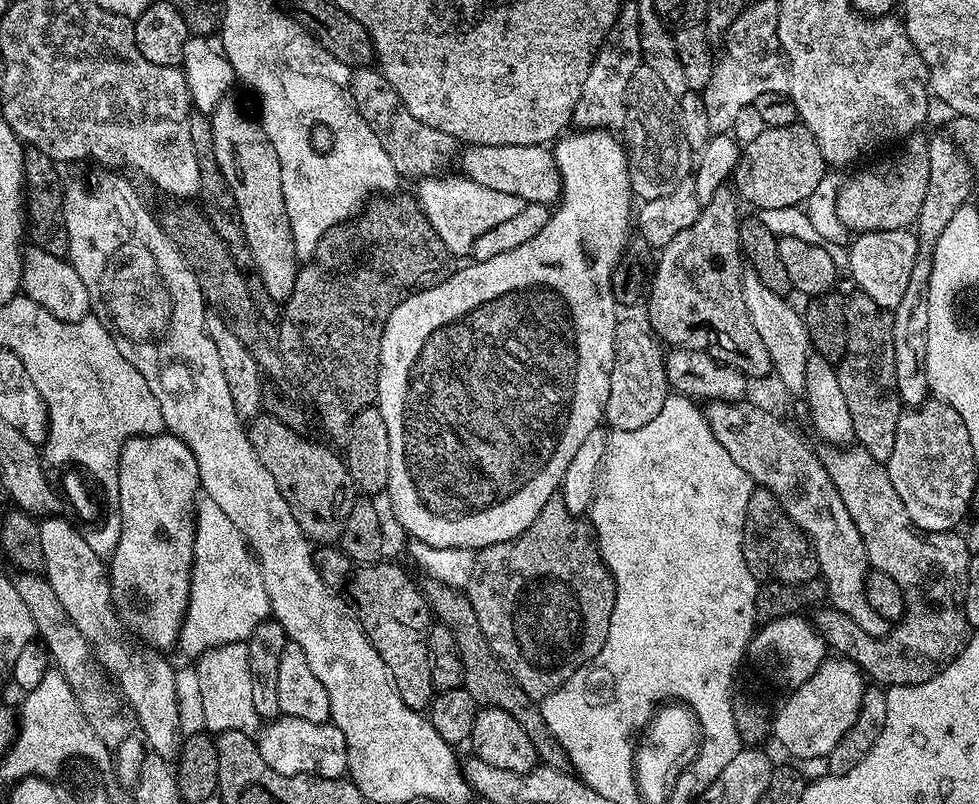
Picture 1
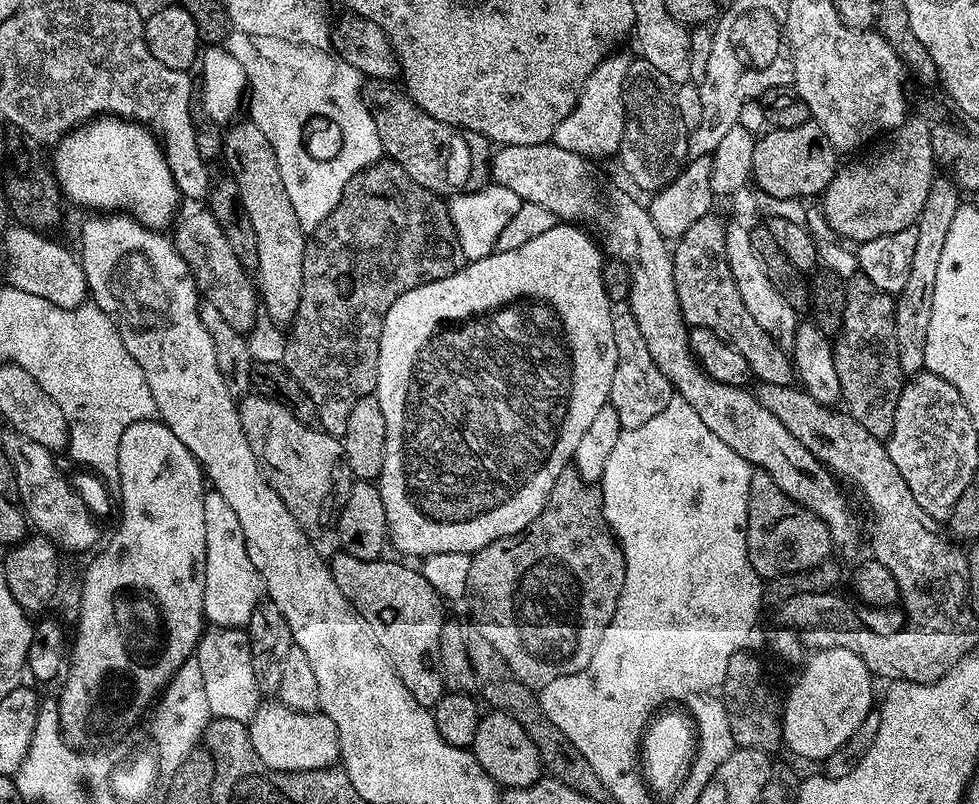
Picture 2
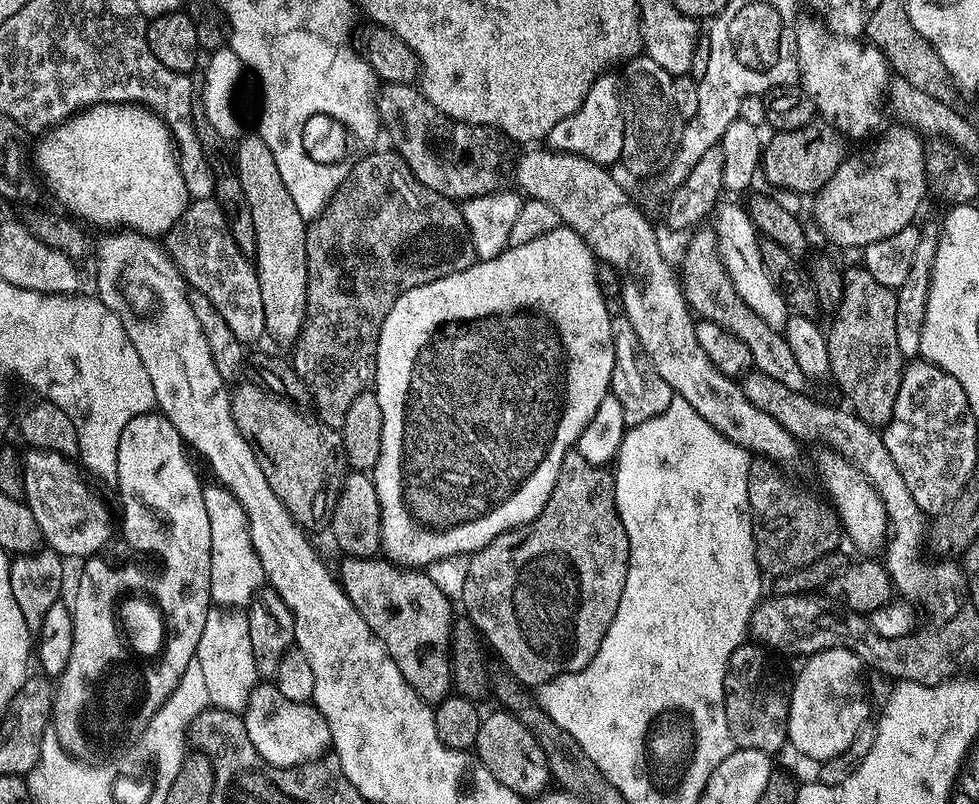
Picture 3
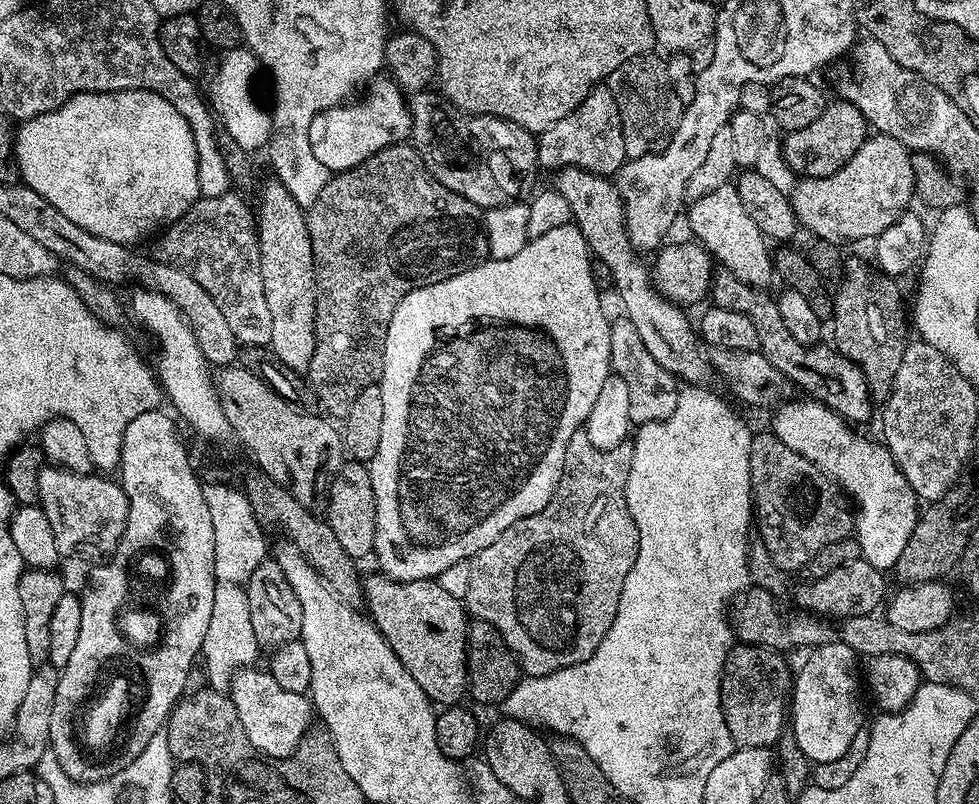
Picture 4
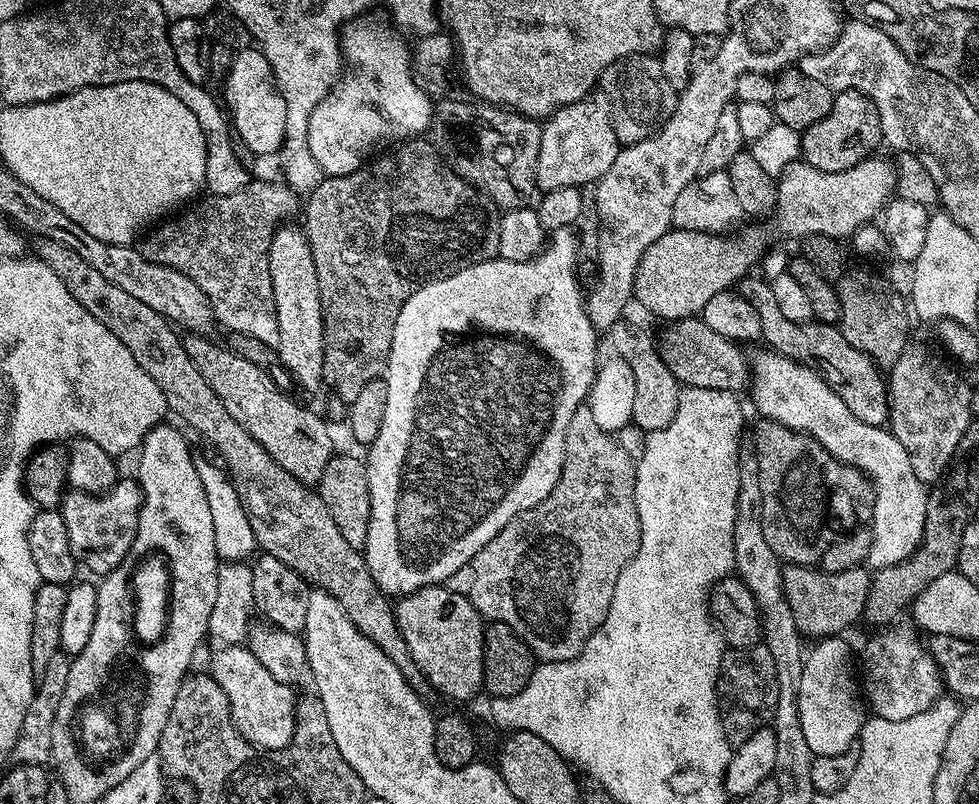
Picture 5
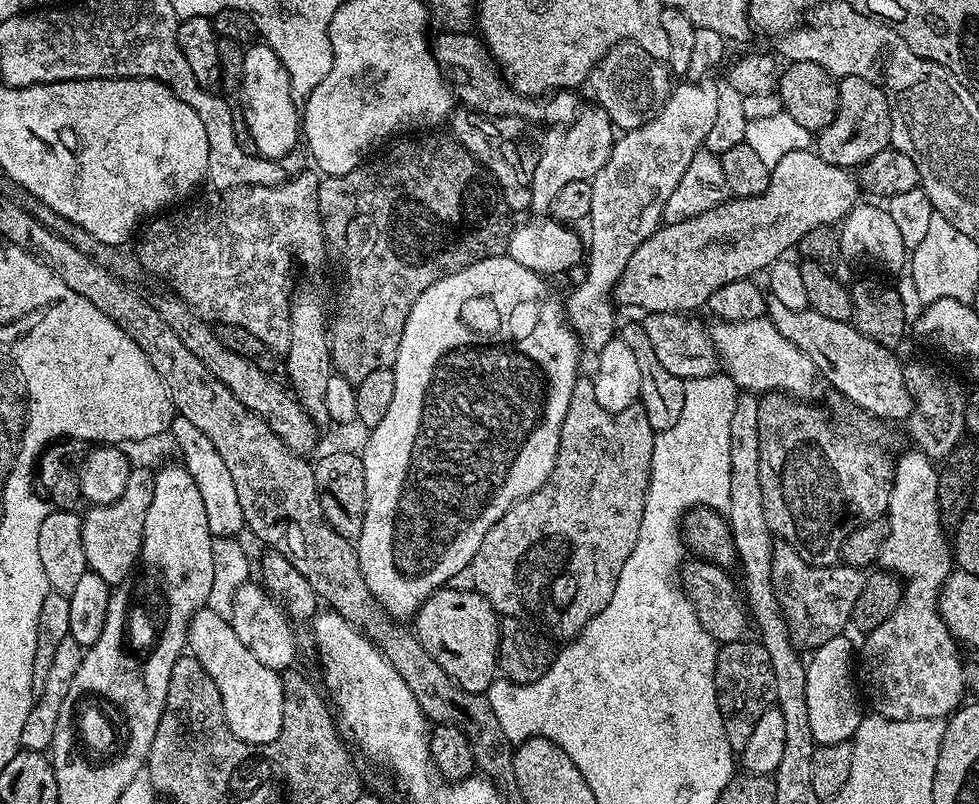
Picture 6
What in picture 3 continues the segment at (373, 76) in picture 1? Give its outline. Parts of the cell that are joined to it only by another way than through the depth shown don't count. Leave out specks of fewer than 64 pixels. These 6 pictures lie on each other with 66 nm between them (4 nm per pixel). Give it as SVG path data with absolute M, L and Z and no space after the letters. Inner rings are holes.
M385 83L378 92L378 111L381 121L392 131L395 151L410 166L414 178L422 182L430 190L448 196L451 200L463 202L472 200L476 196L488 196L497 191L500 184L500 167L504 160L500 157L500 144L497 133L482 124L467 124L458 122L439 110L425 98L423 91L412 84Z

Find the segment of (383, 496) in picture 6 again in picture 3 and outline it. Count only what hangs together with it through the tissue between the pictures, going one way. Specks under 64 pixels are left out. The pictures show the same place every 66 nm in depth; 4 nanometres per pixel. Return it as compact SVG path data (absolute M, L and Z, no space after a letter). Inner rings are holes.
M558 227L550 230L550 234L542 234L542 238L534 238L534 242L526 242L522 246L509 246L504 249L501 256L495 256L489 260L477 259L475 264L470 265L466 270L450 274L446 278L438 278L429 284L418 286L414 290L406 290L394 302L390 314L386 314L386 322L382 322L382 330L378 338L378 350L376 351L376 374L374 377L374 391L378 398L378 406L382 406L382 454L378 458L374 469L374 479L376 489L378 490L378 502L380 503L380 547L383 555L391 560L393 564L399 564L403 567L413 570L423 569L425 566L445 560L448 556L463 556L479 550L486 546L498 534L508 532L511 528L520 528L528 524L546 506L550 494L556 485L556 479L560 473L560 467L564 461L566 453L573 451L578 437L583 434L585 426L594 418L594 410L602 403L602 398L610 395L612 386L612 371L614 370L614 338L615 332L612 331L613 313L608 313L609 301L605 299L602 290L599 289L598 282L595 281L595 270L598 267L598 261L592 249L582 242L582 238L574 230L566 227Z

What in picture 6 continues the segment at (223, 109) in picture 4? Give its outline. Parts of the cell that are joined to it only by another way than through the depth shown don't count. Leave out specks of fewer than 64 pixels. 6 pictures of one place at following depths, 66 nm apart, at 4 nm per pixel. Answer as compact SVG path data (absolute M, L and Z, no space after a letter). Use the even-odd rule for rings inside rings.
M253 42L243 49L245 61L239 99L244 99L244 124L247 134L254 138L259 155L268 160L283 161L302 140L302 112L292 96L292 86L286 66L274 54L274 50L263 42Z

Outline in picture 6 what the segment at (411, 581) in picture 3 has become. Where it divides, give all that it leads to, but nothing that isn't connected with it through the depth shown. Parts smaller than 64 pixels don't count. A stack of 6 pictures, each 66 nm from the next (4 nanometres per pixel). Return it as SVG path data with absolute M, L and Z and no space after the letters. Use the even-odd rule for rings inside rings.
M464 586L439 588L416 611L414 635L421 646L464 690L487 693L498 676L501 617L481 592Z

